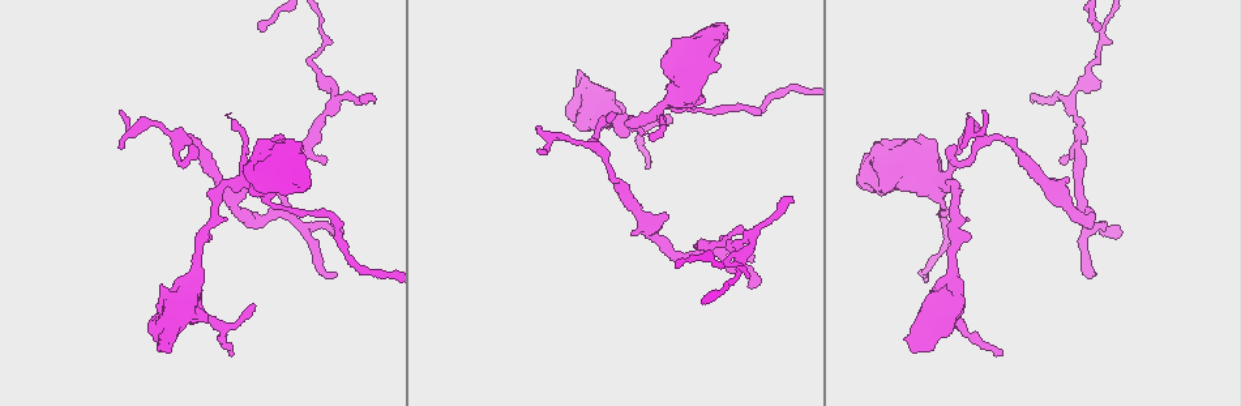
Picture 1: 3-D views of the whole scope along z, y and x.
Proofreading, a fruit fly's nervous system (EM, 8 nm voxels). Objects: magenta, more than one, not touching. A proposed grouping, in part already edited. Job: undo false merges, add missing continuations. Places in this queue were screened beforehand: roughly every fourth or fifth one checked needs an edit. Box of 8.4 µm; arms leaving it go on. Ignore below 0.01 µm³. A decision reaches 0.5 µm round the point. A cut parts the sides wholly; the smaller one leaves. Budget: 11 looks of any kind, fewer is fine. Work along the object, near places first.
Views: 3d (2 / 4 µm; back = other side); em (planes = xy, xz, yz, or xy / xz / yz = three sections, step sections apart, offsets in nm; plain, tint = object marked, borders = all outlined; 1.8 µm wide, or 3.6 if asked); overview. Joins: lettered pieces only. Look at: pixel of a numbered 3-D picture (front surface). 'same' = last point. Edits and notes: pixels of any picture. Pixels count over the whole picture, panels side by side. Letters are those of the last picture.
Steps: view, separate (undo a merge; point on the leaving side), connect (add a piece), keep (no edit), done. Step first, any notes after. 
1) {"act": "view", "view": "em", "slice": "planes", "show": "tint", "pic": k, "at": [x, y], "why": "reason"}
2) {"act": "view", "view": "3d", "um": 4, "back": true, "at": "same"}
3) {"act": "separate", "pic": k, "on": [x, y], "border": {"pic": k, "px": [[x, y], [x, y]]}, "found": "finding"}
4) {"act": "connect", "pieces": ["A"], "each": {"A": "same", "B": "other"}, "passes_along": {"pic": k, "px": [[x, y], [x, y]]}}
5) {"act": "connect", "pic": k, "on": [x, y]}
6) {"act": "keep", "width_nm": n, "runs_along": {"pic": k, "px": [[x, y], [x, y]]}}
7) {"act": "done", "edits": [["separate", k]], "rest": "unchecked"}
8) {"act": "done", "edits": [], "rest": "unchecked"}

{"act": "view", "view": "em", "slice": "xz", "step": 4, "show": "tint", "pic": 1, "at": [944, 208], "why": "calibre changes"}

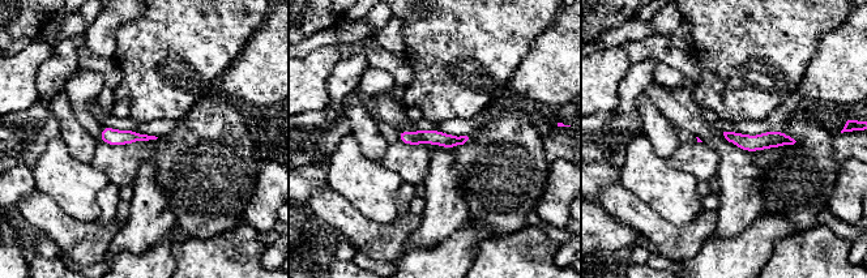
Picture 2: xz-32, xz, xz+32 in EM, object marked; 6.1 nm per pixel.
{"act": "view", "view": "em", "slice": "planes", "show": "borders", "at": "same"}

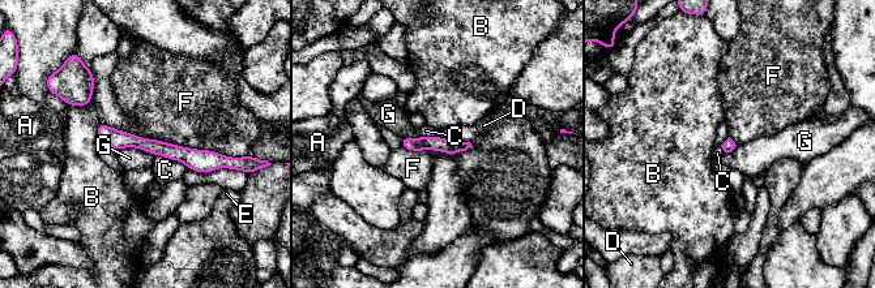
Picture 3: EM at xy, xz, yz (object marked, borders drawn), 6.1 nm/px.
{"act": "keep", "longest_contact_nm": ["F", 650], "each": {"A": "other", "B": "other", "C": "other", "D": "other", "E": "other", "F": "other", "G": "other"}, "runs_along": {"pic": 3, "px": [[99, 127], [116, 140], [222, 159]]}, "found": "continuous, no second neuron"}

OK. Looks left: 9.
{"act": "view", "view": "3d", "um": 2, "pic": 1, "at": [793, 201], "why": "an open end"}

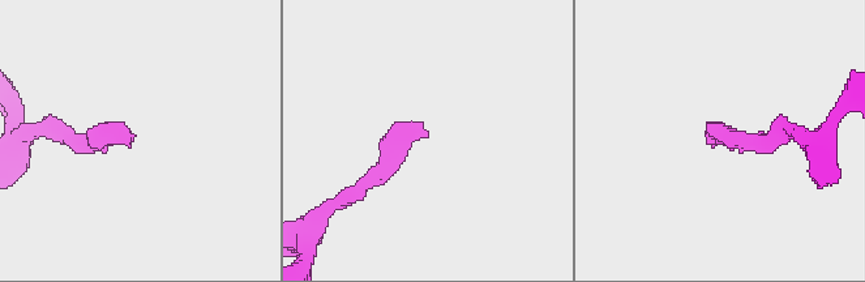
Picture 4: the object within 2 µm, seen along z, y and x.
{"act": "view", "view": "em", "slice": "planes", "show": "borders", "pic": 4, "at": [421, 130], "why": "shape alone is not enough"}

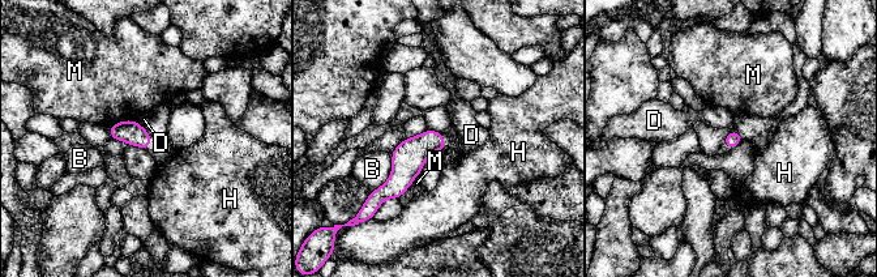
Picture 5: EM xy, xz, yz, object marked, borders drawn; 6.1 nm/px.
{"act": "keep", "each": {"B": "other", "D": "other", "H": "other", "M": "other"}, "border": {"pic": 5, "px": [[135, 120], [145, 128]]}, "found": "none of them fits"}

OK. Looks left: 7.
{"act": "view", "view": "em", "slice": "planes", "show": "tint", "pic": 1, "at": [1096, 273], "why": "an open end"}

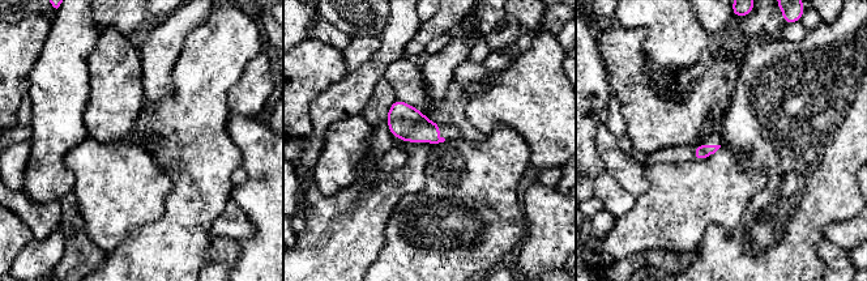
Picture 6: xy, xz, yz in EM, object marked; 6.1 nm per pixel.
{"act": "view", "view": "em", "slice": "planes", "show": "borders", "at": "same", "why": "what lies round it"}

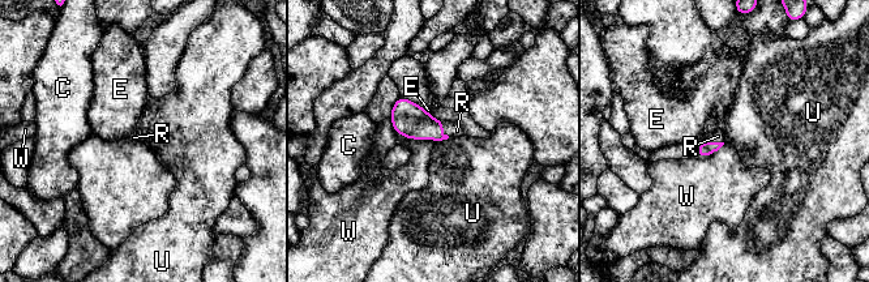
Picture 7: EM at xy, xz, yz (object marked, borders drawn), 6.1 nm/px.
{"act": "connect", "pieces": ["R"], "each": {"C": "other", "E": "other", "R": "same", "U": "other", "W": "other"}, "passes_along": {"pic": 7, "px": [[705, 149], [714, 142], [718, 136]]}, "found": "the neuron continues"}

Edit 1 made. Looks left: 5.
{"act": "view", "view": "overview"}

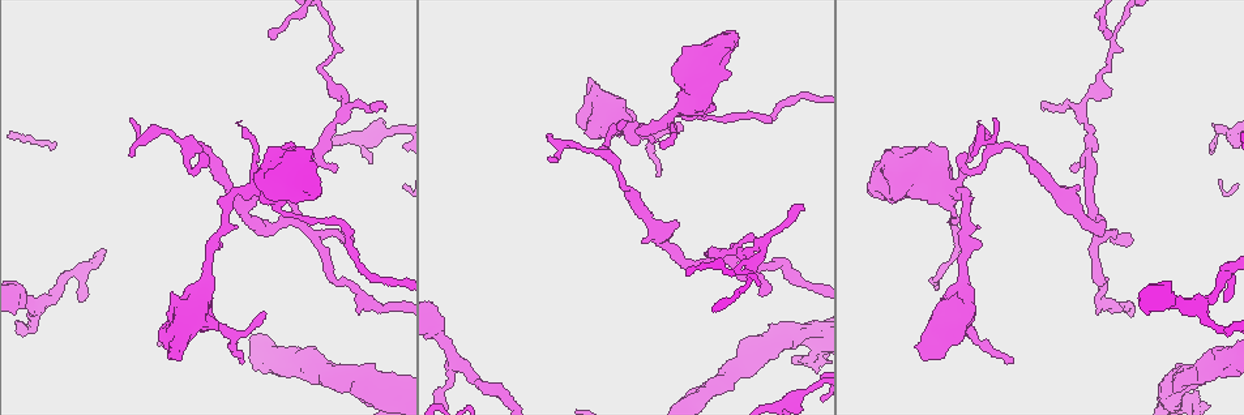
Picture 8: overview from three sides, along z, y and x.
{"act": "view", "view": "em", "slice": "yz", "step": 4, "show": "borders", "pic": 8, "at": [80, 302], "why": "branch stops here"}

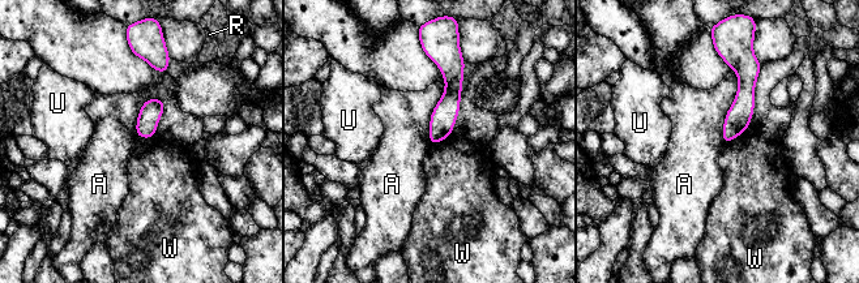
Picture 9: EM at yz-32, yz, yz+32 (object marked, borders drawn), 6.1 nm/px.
{"act": "view", "view": "em", "slice": "planes", "show": "borders", "at": "same", "why": "another direction"}

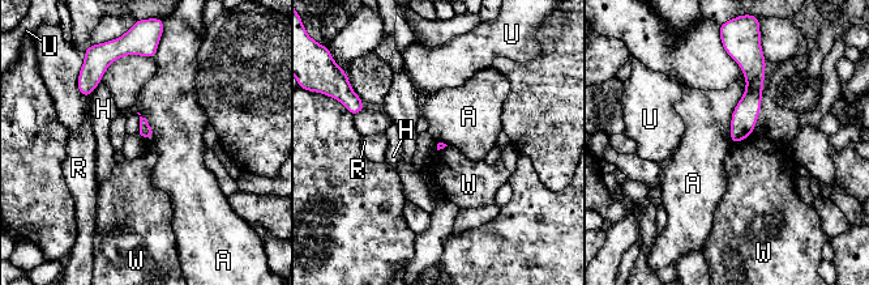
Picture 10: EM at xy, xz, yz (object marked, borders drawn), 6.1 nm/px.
{"act": "keep", "longest_contact_nm": ["A", 360], "each": {"A": "other", "H": "other", "R": "other", "U": "other", "W": "other"}, "border": {"pic": 10, "px": [[745, 88], [732, 113], [731, 143]]}, "found": "no lettered piece goes on from it"}

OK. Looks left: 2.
{"act": "done", "edits": [["connect", 7]], "rest": "unchecked"}

